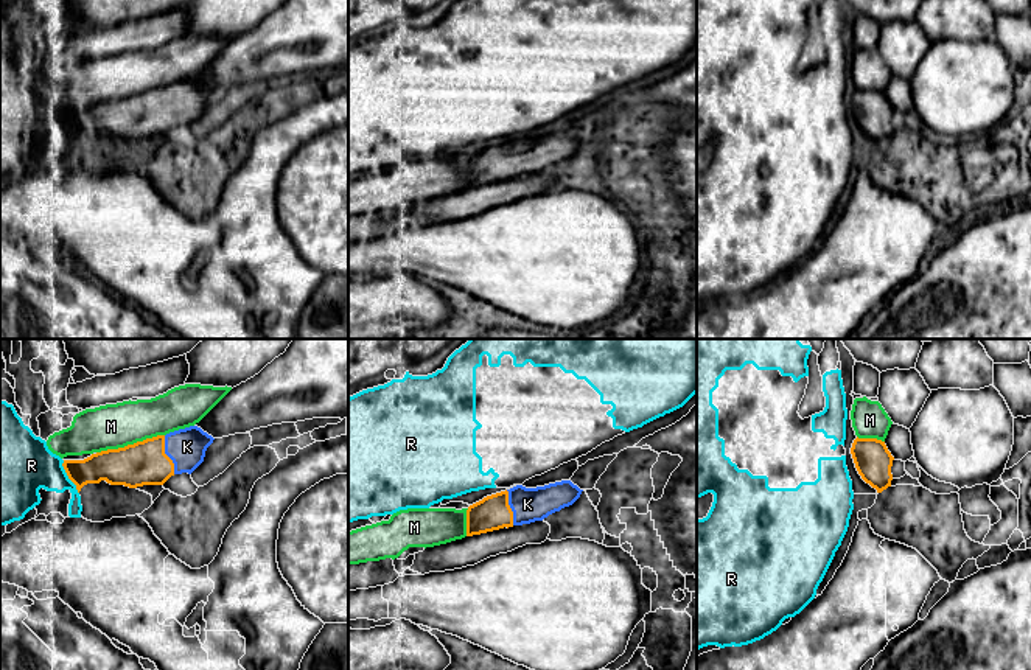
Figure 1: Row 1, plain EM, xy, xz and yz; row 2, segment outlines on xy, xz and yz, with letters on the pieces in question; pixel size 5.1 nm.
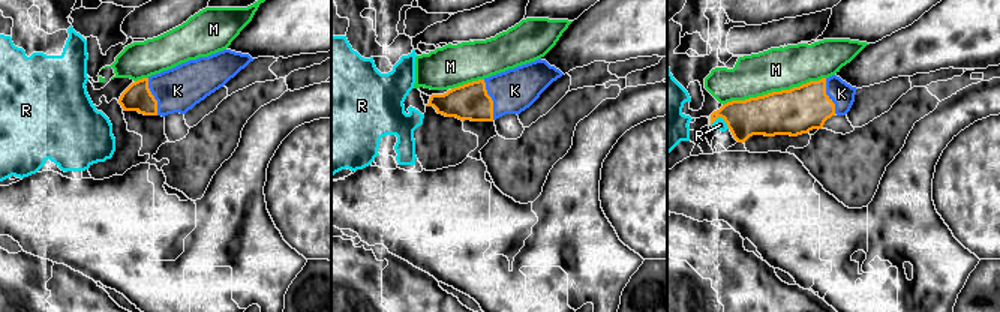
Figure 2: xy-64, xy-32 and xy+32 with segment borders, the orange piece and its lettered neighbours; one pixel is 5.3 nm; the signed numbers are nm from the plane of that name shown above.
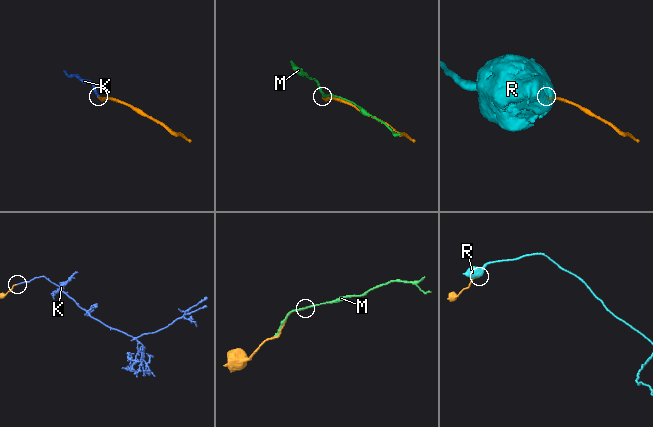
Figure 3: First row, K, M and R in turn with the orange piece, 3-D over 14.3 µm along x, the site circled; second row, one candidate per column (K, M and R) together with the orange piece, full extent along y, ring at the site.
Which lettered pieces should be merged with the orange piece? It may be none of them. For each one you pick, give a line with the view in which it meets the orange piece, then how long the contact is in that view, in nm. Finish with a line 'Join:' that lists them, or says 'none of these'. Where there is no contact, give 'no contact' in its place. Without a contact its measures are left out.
K: meets orange in xy; contact 200 nm long
Join: K

